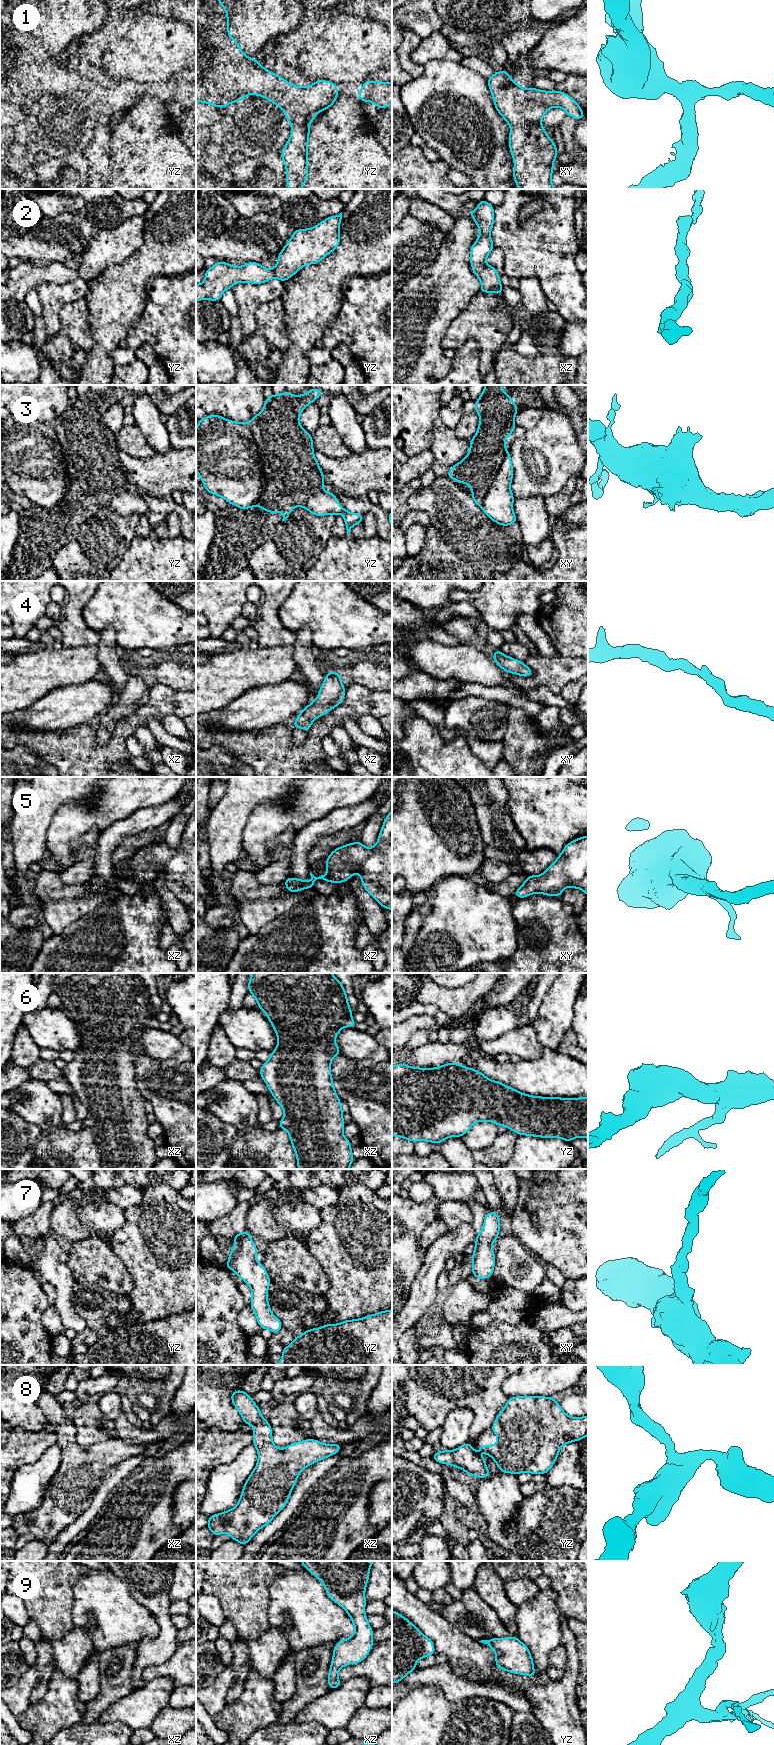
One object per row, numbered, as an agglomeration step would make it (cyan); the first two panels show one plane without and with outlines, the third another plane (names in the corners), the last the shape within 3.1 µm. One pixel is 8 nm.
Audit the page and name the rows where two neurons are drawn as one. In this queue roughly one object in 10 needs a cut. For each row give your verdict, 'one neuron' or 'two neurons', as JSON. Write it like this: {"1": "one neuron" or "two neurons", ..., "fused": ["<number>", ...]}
{"1": "one neuron", "2": "one neuron", "3": "one neuron", "4": "one neuron", "5": "one neuron", "6": "one neuron", "7": "one neuron", "8": "one neuron", "9": "one neuron", "fused": []}

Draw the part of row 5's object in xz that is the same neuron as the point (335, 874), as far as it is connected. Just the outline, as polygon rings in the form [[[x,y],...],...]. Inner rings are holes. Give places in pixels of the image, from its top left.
[[[392,810],[384,819],[375,846],[367,848],[361,841],[358,841],[336,848],[326,858],[326,868],[328,872],[319,877],[315,877],[310,872],[311,881],[288,877],[284,881],[286,889],[292,893],[306,888],[314,889],[314,882],[317,879],[336,884],[340,882],[346,883],[355,873],[359,873],[361,875],[363,888],[368,891],[383,908],[392,910]]]

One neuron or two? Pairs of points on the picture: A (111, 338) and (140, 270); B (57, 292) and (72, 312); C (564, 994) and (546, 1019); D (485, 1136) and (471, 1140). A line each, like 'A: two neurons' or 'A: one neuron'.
A: one neuron
B: two neurons
C: one neuron
D: one neuron

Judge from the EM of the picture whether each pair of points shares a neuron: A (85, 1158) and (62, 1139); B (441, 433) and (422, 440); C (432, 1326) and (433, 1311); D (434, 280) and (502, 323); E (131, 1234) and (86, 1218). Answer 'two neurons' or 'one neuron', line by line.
A: one neuron
B: two neurons
C: one neuron
D: two neurons
E: two neurons

